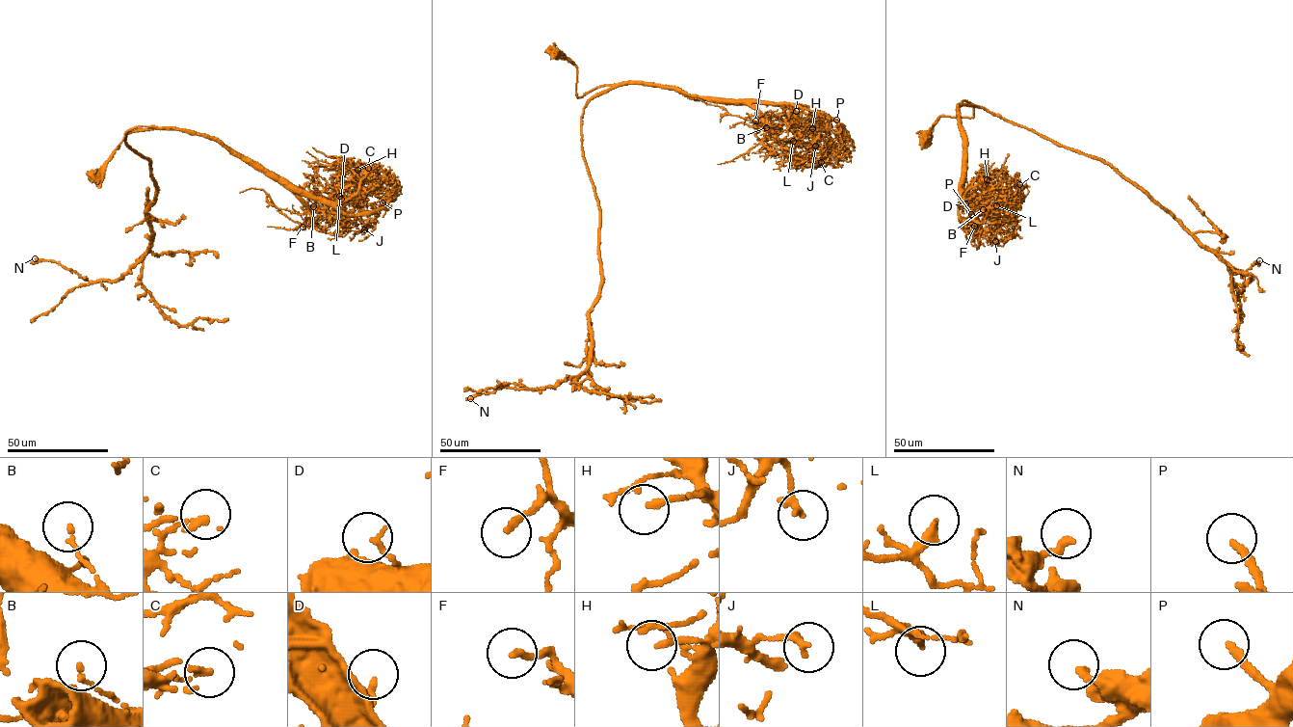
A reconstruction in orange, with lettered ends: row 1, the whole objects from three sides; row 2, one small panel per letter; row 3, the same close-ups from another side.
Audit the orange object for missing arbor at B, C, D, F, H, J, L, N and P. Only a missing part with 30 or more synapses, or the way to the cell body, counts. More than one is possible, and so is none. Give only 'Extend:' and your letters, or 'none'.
Extend: P

